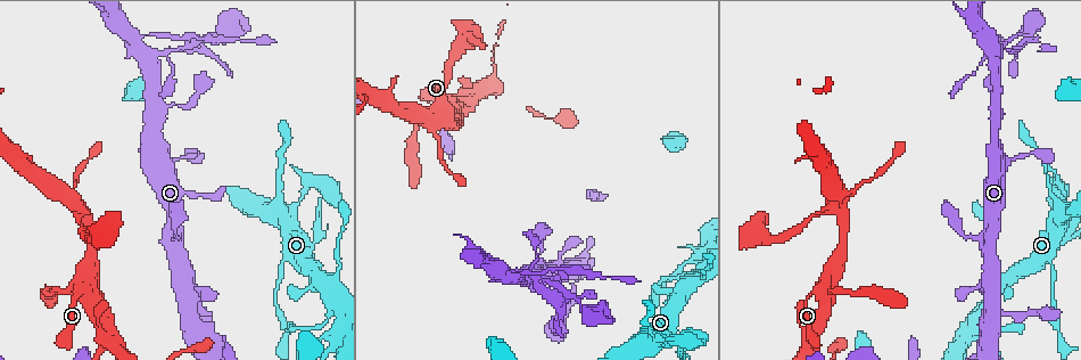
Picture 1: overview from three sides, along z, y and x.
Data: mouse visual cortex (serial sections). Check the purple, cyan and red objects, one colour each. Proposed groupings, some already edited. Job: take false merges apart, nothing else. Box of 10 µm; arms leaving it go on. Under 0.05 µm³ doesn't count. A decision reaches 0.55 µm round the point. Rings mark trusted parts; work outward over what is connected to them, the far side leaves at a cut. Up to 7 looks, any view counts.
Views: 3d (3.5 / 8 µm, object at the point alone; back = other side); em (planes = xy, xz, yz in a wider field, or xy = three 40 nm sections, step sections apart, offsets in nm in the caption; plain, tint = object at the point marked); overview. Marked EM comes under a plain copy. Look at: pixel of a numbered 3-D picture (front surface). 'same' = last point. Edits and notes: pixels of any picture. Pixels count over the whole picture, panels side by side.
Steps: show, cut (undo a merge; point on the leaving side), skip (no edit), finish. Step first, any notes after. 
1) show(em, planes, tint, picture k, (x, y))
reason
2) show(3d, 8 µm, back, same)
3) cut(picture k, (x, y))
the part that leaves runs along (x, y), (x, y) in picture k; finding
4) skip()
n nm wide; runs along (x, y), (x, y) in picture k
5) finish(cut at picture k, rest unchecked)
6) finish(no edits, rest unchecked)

show(3d, 3.5 µm, picture 1, (991, 306))
four or more arms meet

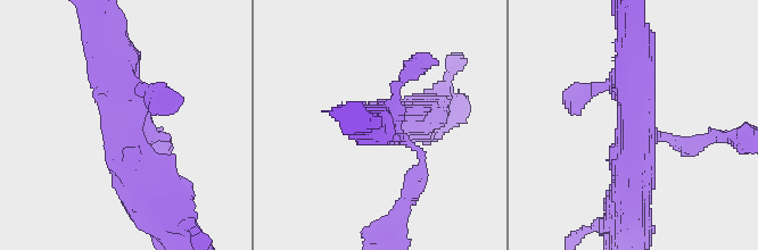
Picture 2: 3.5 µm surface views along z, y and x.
show(em, planes, tint, picture 2, (637, 124))
4 arms; arms of 150, 150, 450, 600 nm; shape alone is not enough

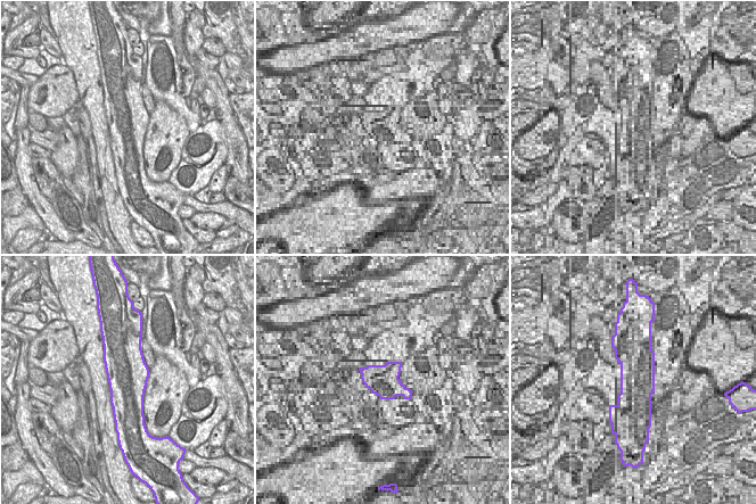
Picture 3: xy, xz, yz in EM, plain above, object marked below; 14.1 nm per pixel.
skip()
runs along (112, 51), (125, 167), (146, 194) in picture 2; all the same cell

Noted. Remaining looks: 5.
show(3d, 8 µm, picture 1, (825, 285))
sudden change in width

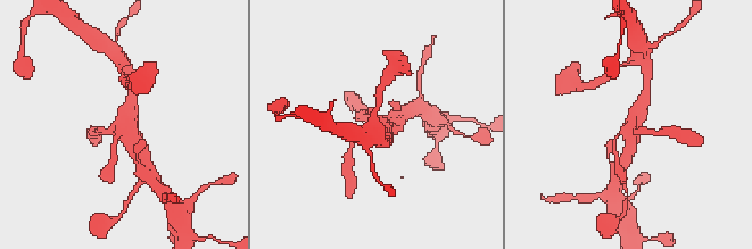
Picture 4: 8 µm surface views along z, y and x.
show(em, planes, tint, same)
4 arms; arms of 150, 200, 300, 350 nm

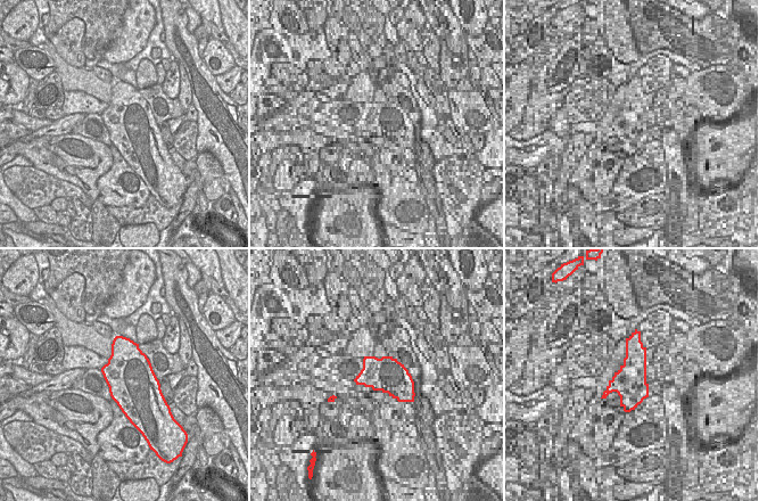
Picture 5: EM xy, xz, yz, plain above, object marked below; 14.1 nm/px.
skip()
runs along (614, 148), (614, 139), (631, 125), (643, 96) in picture 4; continuous, no second cell

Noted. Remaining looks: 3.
show(3d, 3.5 µm, picture 1, (447, 121))
calibre changes

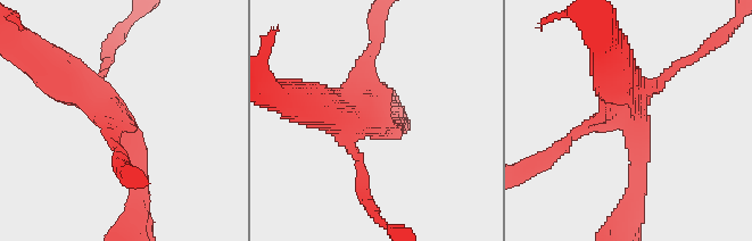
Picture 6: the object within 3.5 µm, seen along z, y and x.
skip()
runs along (140, 188), (120, 114), (60, 75) in picture 6; continuous, no second cell

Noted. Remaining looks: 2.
finish(no edits, rest unchecked)

